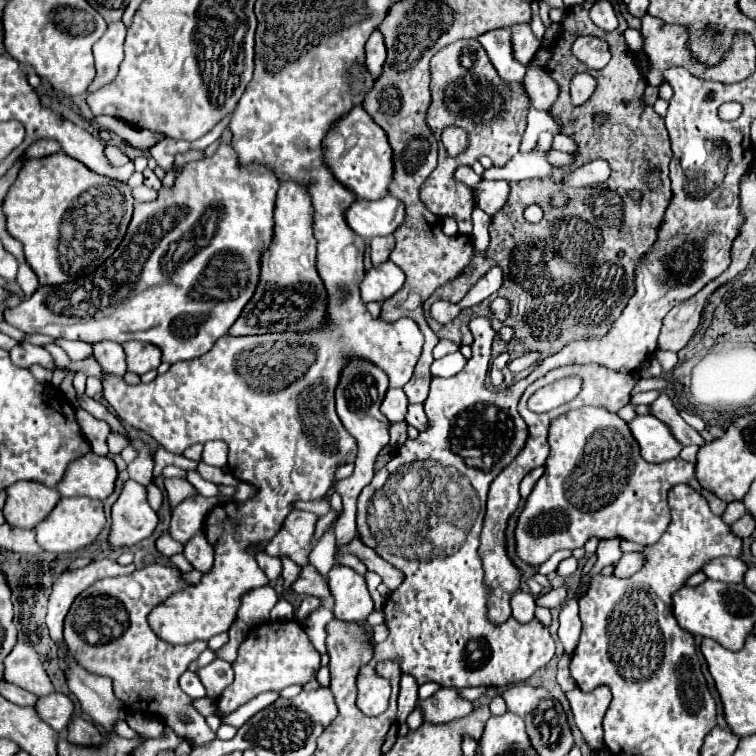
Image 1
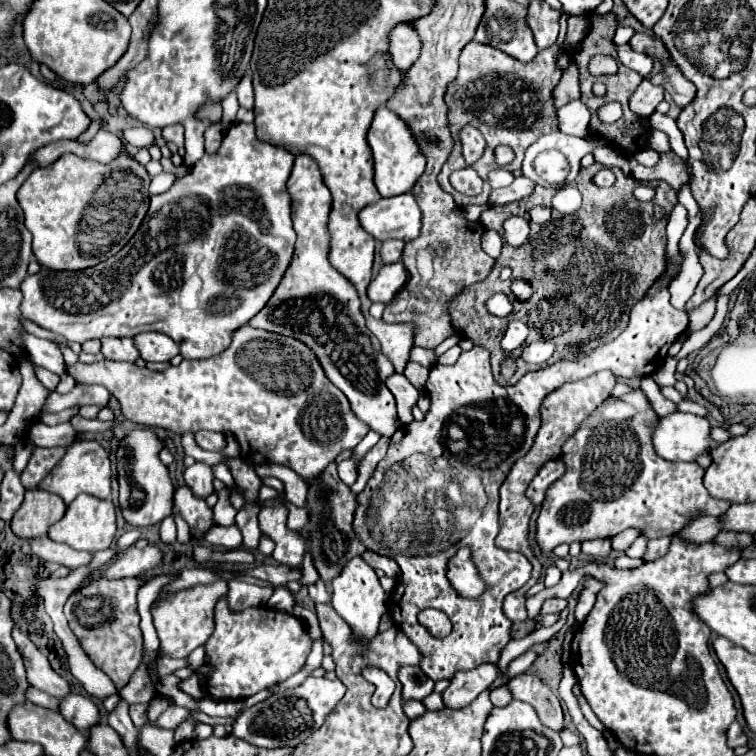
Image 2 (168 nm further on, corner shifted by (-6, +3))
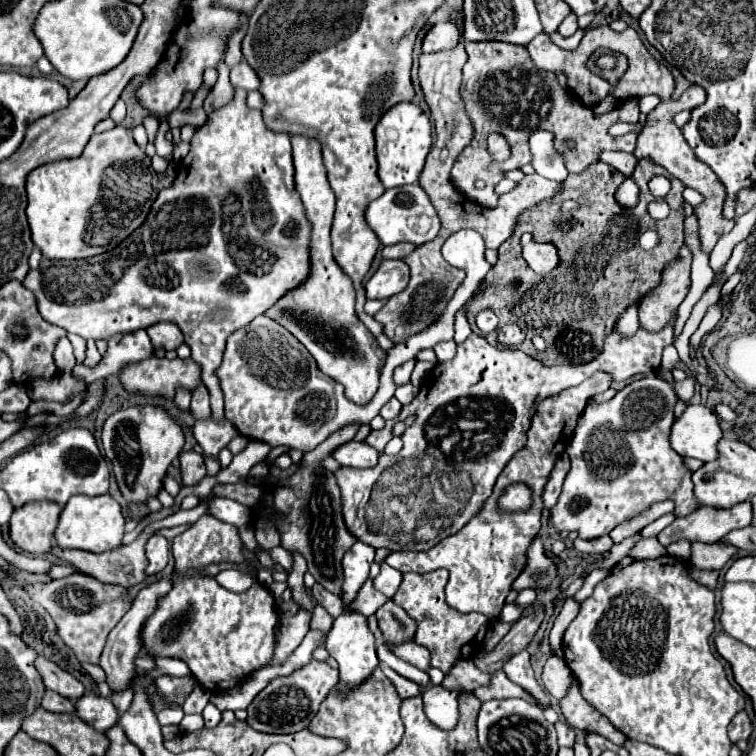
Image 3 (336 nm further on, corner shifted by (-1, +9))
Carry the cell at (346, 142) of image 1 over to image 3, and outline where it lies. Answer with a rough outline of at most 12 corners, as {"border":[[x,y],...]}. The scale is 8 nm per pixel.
{"border":[[415,103],[387,109],[375,127],[383,187],[417,183],[433,141]]}

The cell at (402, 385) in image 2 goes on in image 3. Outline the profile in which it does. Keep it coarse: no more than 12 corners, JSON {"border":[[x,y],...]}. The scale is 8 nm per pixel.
{"border":[[415,361],[399,365],[393,371],[397,387],[411,383]]}

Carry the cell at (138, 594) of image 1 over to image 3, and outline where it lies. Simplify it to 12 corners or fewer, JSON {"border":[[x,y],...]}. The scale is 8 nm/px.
{"border":[[71,575],[25,589],[79,661],[97,663],[131,607],[119,585]]}

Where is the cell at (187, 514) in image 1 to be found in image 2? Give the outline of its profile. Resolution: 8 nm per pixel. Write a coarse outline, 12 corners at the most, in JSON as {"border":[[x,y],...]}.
{"border":[[196,461],[184,471],[184,479],[200,497],[208,497],[212,465]]}

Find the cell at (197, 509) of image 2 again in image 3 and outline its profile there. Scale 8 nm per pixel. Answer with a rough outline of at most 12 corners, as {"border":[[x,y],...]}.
{"border":[[187,451],[181,461],[181,483],[193,487],[205,477],[199,453]]}

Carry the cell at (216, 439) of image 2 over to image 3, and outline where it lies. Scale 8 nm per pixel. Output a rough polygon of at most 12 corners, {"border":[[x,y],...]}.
{"border":[[201,385],[193,391],[191,413],[195,421],[211,417],[209,393]]}

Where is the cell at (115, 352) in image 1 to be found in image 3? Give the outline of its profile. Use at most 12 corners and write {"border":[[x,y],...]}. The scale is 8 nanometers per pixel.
{"border":[[143,329],[113,335],[97,367],[76,364],[85,383],[115,375],[131,361],[151,357]]}

